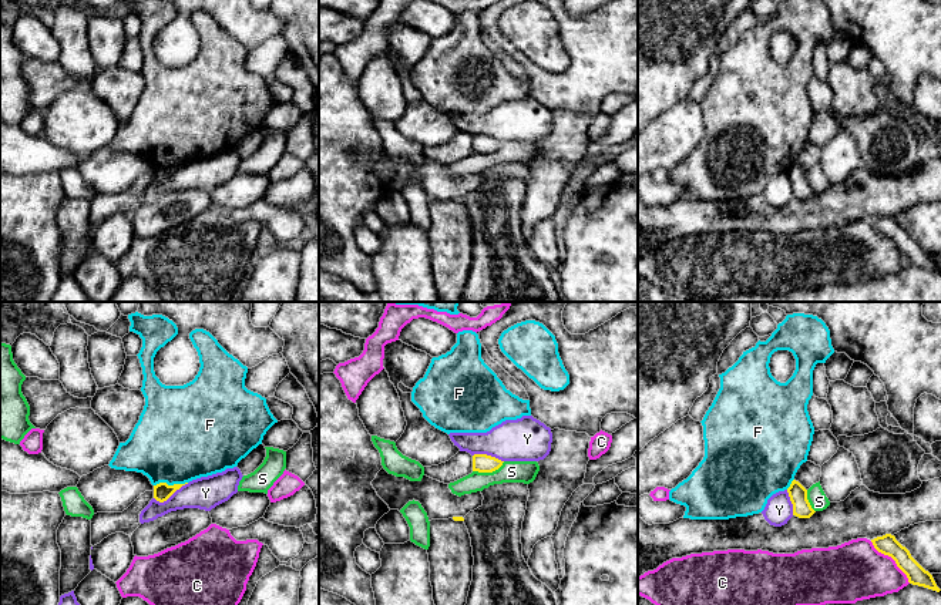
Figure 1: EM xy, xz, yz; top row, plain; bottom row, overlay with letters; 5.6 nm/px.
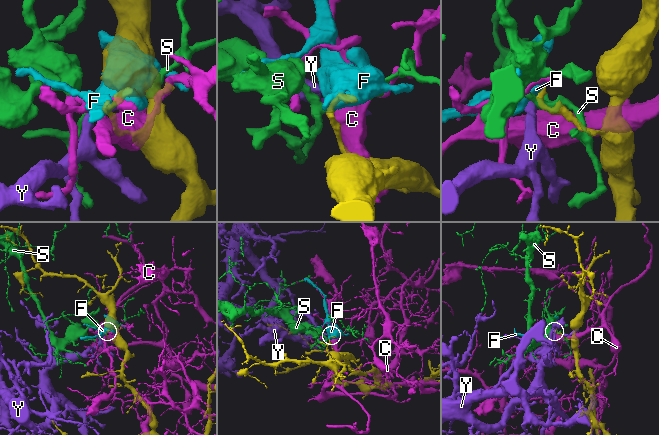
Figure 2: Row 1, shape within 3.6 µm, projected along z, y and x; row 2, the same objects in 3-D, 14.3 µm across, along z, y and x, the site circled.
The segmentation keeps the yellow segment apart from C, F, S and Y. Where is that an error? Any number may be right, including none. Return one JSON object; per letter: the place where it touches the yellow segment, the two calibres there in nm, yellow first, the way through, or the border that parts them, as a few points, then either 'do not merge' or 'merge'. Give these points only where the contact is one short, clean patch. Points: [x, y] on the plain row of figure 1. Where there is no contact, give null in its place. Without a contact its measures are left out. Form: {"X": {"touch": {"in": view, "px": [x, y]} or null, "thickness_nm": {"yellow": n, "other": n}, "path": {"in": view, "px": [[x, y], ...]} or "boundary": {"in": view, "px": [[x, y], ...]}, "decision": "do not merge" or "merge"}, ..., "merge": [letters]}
{"C": {"touch": {"in": "yz", "px": [893, 239]}, "thickness_nm": {"yellow": 120, "other": 340}, "decision": "do not merge"}, "F": {"touch": {"in": "xy", "px": [170, 167]}, "thickness_nm": {"yellow": 100, "other": 480}, "boundary": {"in": "xy", "px": [[187, 162], [175, 165], [157, 164], [154, 167]]}, "decision": "do not merge"}, "S": {"touch": {"in": "xz", "px": [489, 153]}, "thickness_nm": {"yellow": 110, "other": 130}, "decision": "do not merge"}, "Y": {"touch": {"in": "xy", "px": [171, 175]}, "thickness_nm": {"yellow": 100, "other": 190}, "boundary": {"in": "xy", "px": [[188, 164], [182, 165], [163, 182], [154, 180]]}, "decision": "do not merge"}, "merge": []}

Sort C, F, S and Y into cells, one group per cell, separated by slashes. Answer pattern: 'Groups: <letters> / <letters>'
Groups: C / F / S / Y

